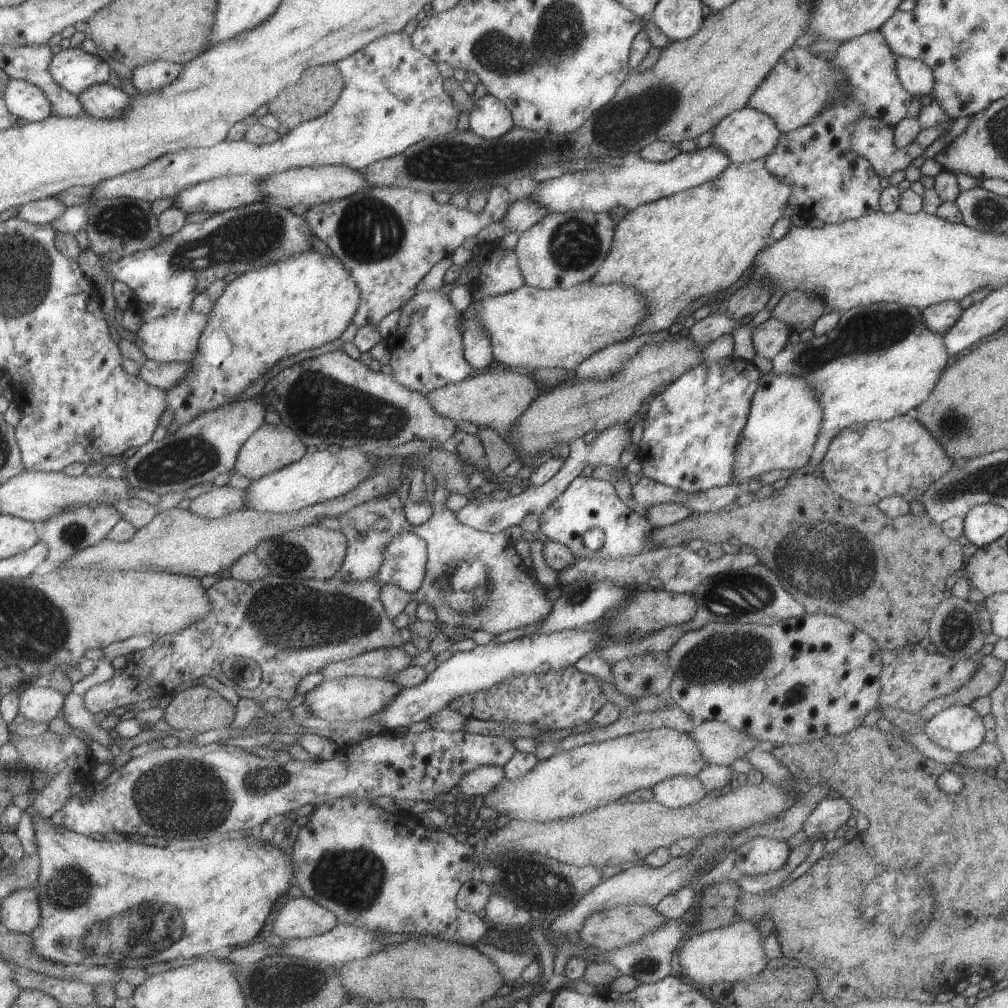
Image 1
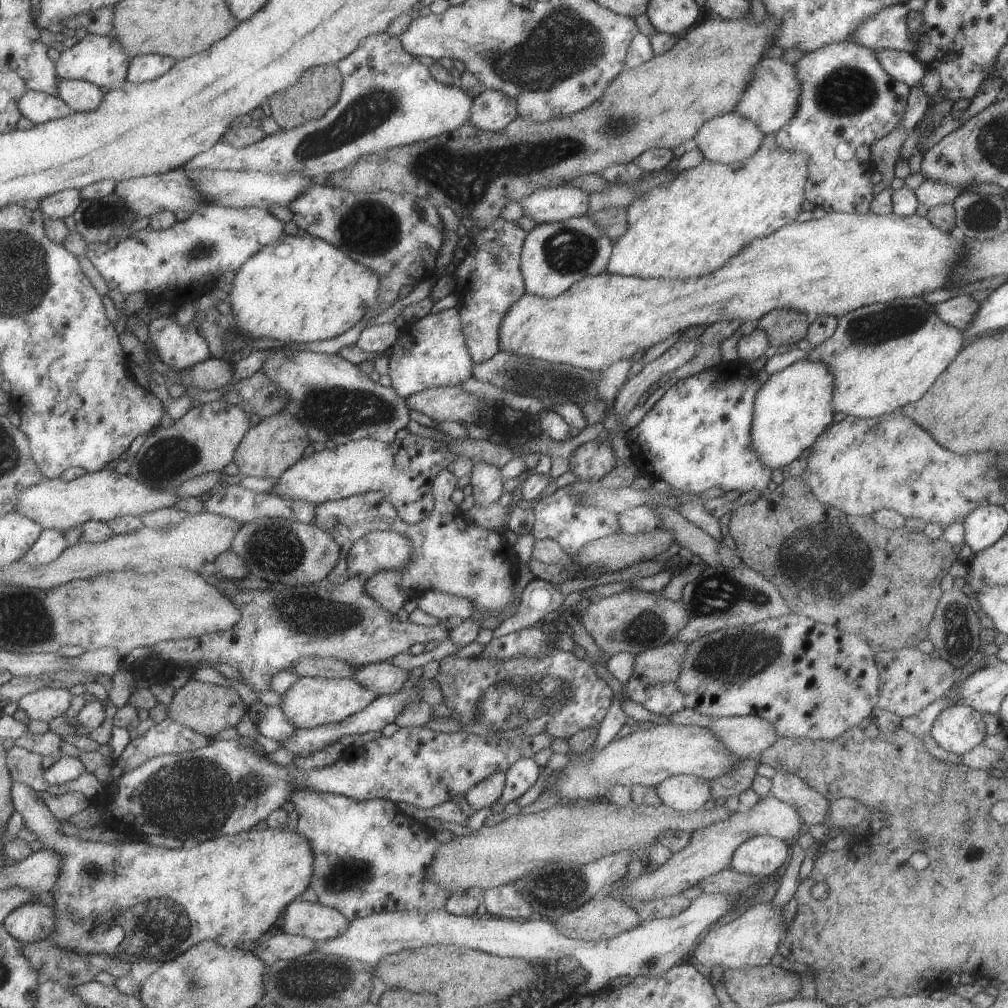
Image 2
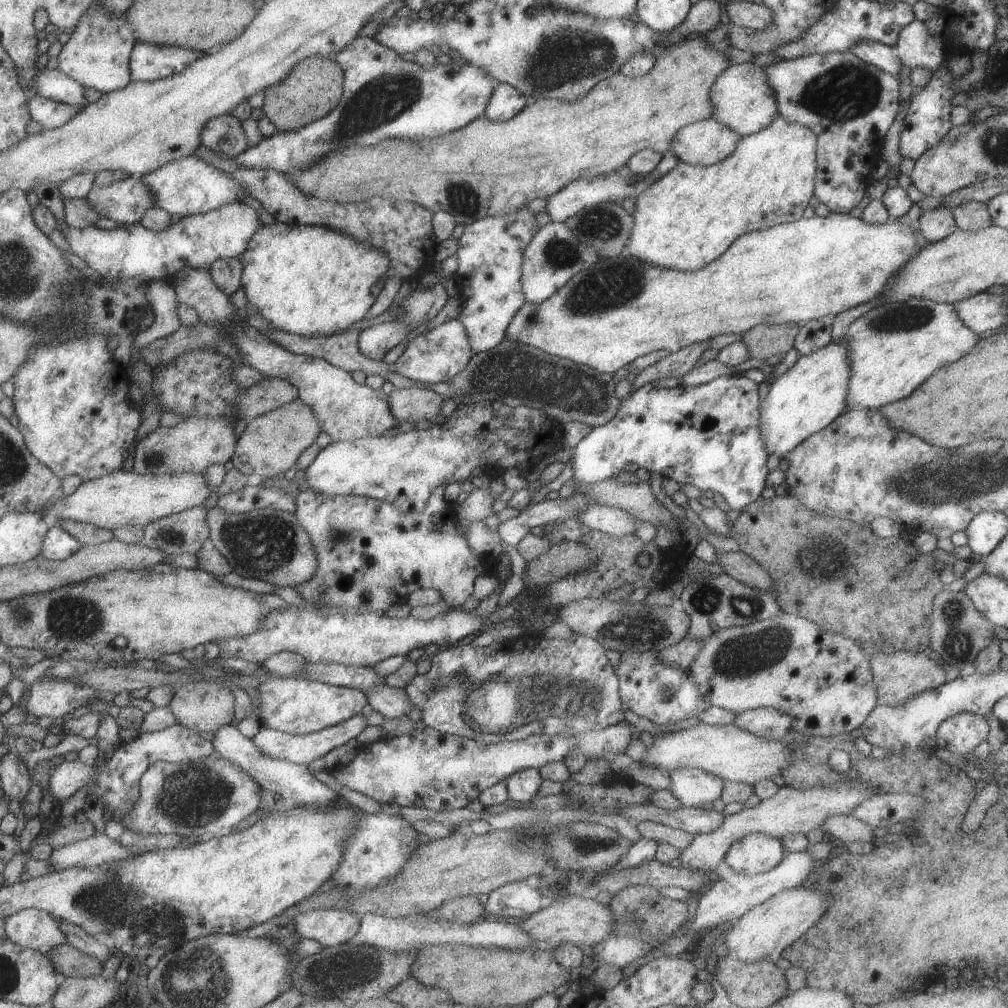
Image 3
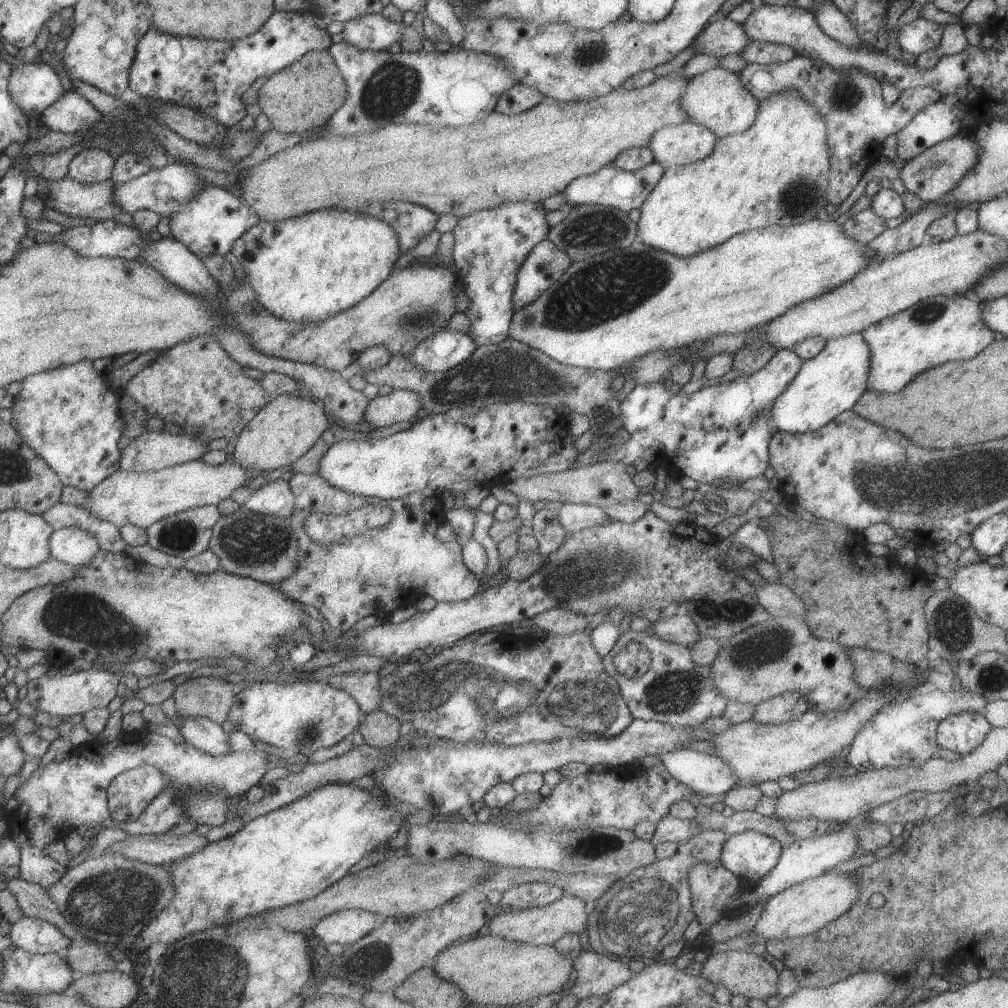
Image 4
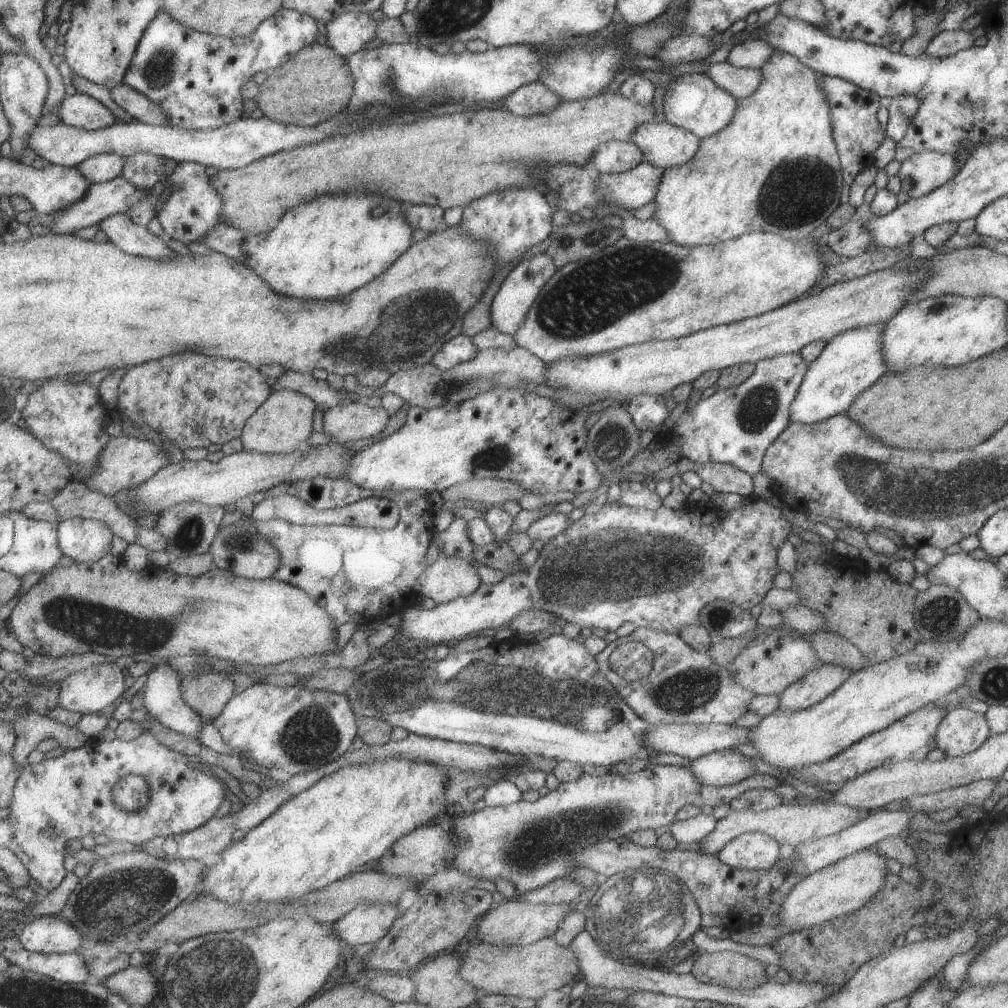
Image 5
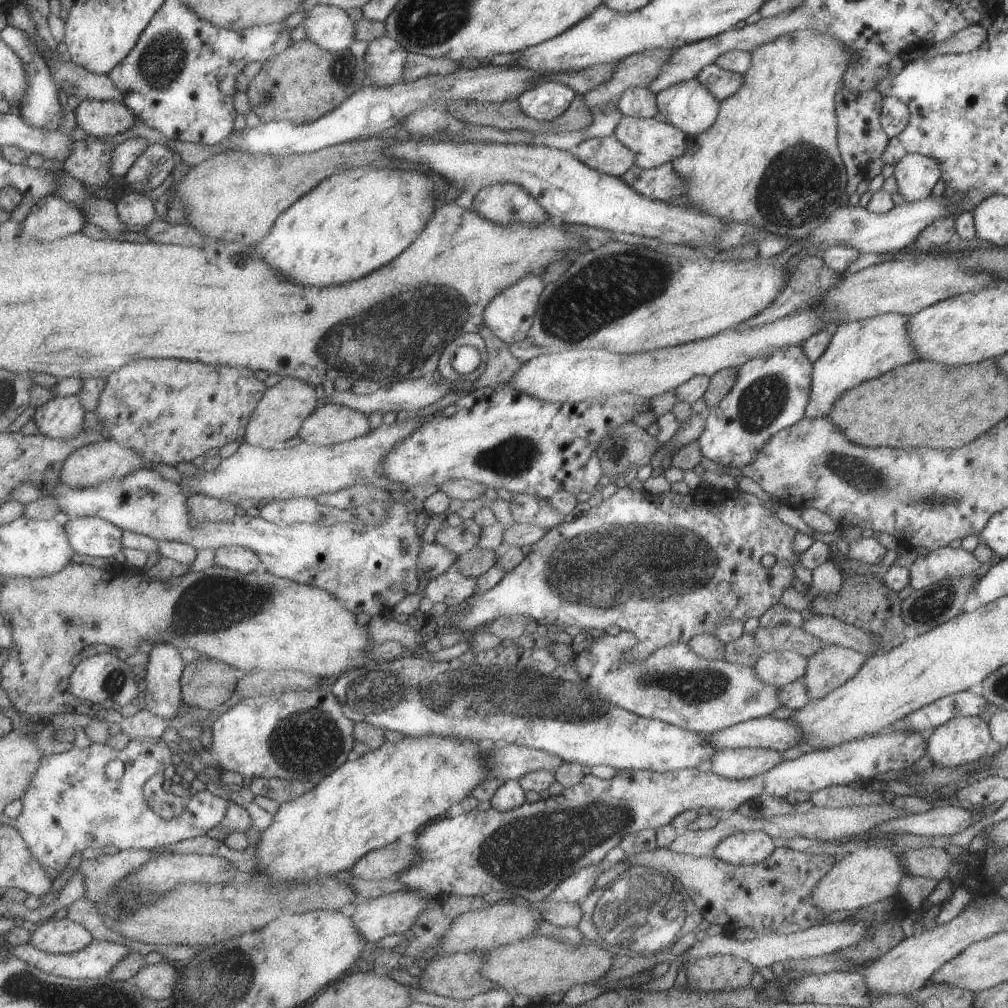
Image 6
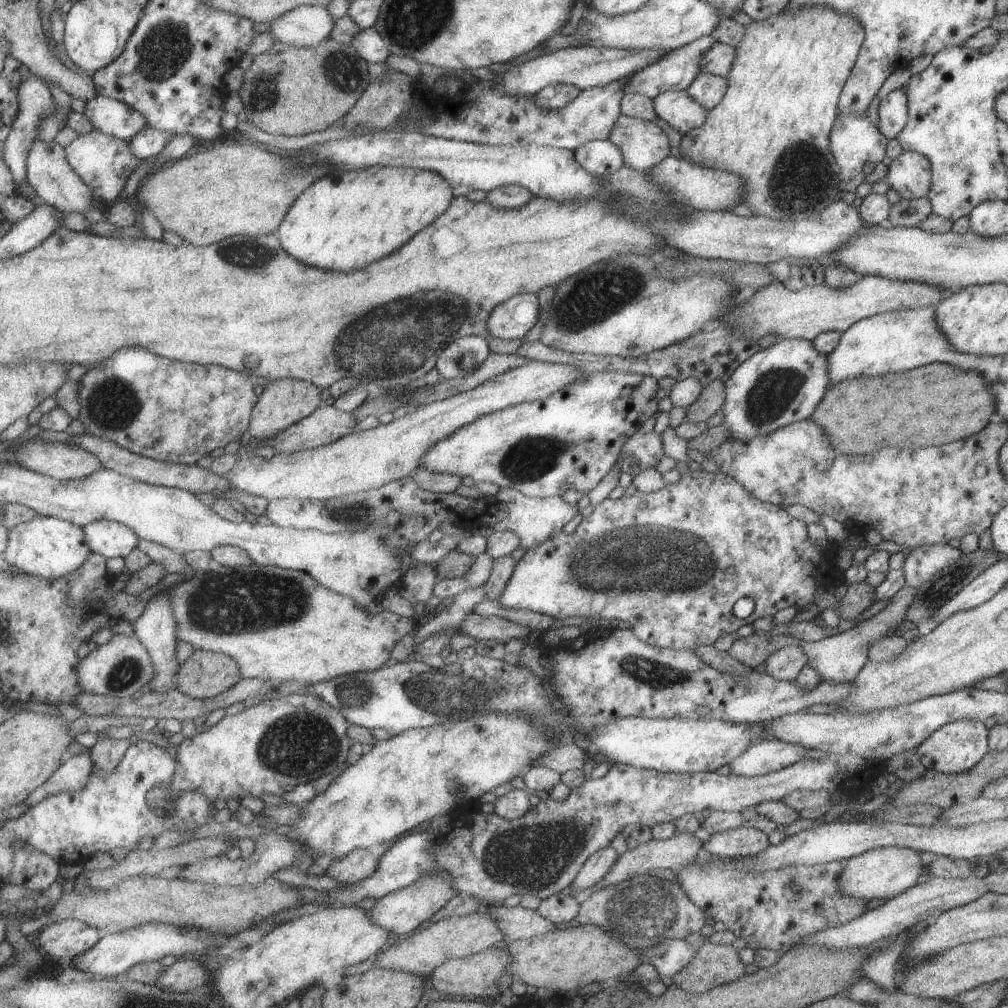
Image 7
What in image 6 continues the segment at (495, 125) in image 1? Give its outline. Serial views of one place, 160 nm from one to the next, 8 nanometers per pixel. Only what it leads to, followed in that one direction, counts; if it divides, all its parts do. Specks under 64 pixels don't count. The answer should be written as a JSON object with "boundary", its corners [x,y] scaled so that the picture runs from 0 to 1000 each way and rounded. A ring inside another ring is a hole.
{"boundary":[[[542,80],[519,90],[512,98],[516,108],[534,120],[546,120],[561,111],[568,102],[570,92],[563,85]]]}

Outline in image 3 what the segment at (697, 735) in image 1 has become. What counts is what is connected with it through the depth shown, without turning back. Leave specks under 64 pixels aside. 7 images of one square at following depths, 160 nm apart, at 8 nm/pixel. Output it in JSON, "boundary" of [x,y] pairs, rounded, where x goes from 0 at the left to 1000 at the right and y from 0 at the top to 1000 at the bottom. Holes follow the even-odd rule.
{"boundary":[[[755,701],[732,707],[725,718],[750,731],[773,734],[785,724],[785,712],[773,703]]]}

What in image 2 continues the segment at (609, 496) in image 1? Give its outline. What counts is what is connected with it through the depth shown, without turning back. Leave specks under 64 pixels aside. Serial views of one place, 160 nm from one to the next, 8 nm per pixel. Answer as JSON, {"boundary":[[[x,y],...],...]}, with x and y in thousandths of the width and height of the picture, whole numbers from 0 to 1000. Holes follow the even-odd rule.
{"boundary":[[[556,483],[554,484],[549,490],[547,490],[544,493],[537,494],[531,502],[528,504],[529,510],[530,510],[530,516],[528,521],[527,530],[530,535],[542,535],[545,533],[547,536],[550,536],[551,538],[555,539],[555,542],[560,546],[561,550],[563,551],[569,551],[574,545],[577,545],[582,539],[585,539],[586,537],[589,537],[590,535],[604,532],[605,530],[610,530],[612,528],[615,528],[615,524],[613,523],[613,518],[611,517],[611,510],[609,508],[598,506],[598,505],[591,505],[590,503],[579,503],[577,499],[575,498],[575,490],[568,489],[566,486],[563,485],[563,483]]]}

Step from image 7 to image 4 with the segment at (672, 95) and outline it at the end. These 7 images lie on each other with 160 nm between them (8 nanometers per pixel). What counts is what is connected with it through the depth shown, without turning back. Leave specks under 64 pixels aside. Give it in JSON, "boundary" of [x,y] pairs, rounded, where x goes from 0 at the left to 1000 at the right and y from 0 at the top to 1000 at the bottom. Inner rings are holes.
{"boundary":[[[709,66],[684,78],[674,97],[674,105],[682,113],[683,121],[689,121],[705,129],[711,137],[718,137],[727,133],[735,133],[745,127],[749,121],[753,101],[737,85],[732,72]]]}

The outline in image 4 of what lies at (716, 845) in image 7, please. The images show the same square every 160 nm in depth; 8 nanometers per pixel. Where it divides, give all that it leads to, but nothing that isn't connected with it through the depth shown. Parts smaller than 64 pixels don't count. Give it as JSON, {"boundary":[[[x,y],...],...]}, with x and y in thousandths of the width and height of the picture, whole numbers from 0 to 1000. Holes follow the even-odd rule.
{"boundary":[[[741,823],[723,828],[711,853],[731,871],[749,876],[771,857],[775,843],[771,833]]]}

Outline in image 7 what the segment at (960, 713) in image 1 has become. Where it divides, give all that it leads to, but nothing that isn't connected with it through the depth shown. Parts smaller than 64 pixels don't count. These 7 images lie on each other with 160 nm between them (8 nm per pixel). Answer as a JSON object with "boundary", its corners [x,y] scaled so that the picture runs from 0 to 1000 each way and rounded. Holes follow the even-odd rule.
{"boundary":[[[957,713],[934,719],[928,726],[921,728],[912,740],[909,740],[908,747],[919,764],[949,768],[967,760],[971,754],[976,752],[979,745],[981,745],[980,723],[974,715]]]}

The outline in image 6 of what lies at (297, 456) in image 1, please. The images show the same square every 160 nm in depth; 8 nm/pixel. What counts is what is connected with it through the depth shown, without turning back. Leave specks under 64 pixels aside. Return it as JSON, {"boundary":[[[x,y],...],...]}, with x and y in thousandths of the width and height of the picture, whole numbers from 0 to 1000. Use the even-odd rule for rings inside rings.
{"boundary":[[[289,374],[276,376],[257,398],[244,429],[244,438],[271,445],[271,441],[275,438],[281,438],[297,429],[300,419],[312,409],[311,405],[313,405],[313,389],[308,381]]]}

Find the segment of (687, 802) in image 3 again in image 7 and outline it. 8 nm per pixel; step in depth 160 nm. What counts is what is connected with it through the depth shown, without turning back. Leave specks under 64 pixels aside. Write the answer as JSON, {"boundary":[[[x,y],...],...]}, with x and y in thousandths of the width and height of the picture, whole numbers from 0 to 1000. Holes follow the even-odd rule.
{"boundary":[[[767,732],[757,733],[739,743],[722,760],[728,769],[755,770],[802,752],[799,743],[794,738],[775,736]]]}

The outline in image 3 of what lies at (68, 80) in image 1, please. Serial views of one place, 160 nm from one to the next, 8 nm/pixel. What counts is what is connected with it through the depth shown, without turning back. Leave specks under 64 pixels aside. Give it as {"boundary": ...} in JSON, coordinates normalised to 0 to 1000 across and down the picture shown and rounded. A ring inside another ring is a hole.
{"boundary":[[[94,3],[81,14],[74,29],[70,31],[69,39],[62,46],[58,67],[82,85],[100,92],[120,89],[132,80],[129,63],[137,41],[137,35],[126,13],[117,15]]]}

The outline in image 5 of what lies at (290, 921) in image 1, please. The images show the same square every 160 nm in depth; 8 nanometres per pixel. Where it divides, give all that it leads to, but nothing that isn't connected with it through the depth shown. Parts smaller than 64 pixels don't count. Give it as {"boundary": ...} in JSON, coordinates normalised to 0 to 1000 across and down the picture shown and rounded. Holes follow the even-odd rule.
{"boundary":[[[366,897],[349,901],[328,917],[332,929],[341,937],[371,936],[384,927],[398,903],[390,897]]]}

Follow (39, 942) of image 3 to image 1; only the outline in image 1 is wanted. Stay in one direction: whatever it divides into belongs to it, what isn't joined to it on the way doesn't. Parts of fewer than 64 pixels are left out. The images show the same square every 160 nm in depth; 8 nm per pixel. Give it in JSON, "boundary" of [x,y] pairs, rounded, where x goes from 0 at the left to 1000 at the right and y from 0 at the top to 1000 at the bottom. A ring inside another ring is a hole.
{"boundary":[[[21,881],[1,893],[1,911],[4,923],[31,926],[42,915],[39,883]]]}

